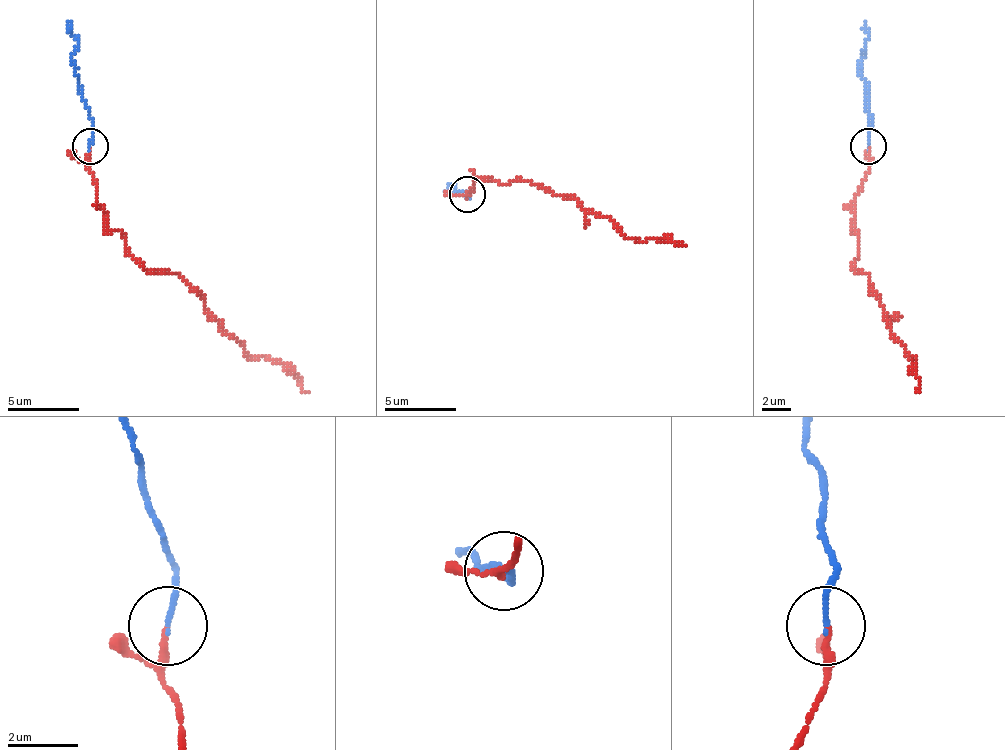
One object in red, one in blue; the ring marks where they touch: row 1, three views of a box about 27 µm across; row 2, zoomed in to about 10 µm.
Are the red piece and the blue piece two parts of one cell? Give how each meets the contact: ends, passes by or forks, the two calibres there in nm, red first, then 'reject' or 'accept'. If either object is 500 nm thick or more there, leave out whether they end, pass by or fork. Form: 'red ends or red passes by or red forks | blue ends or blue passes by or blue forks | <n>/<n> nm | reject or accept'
red ends | blue ends | 160/150 nm | accept

